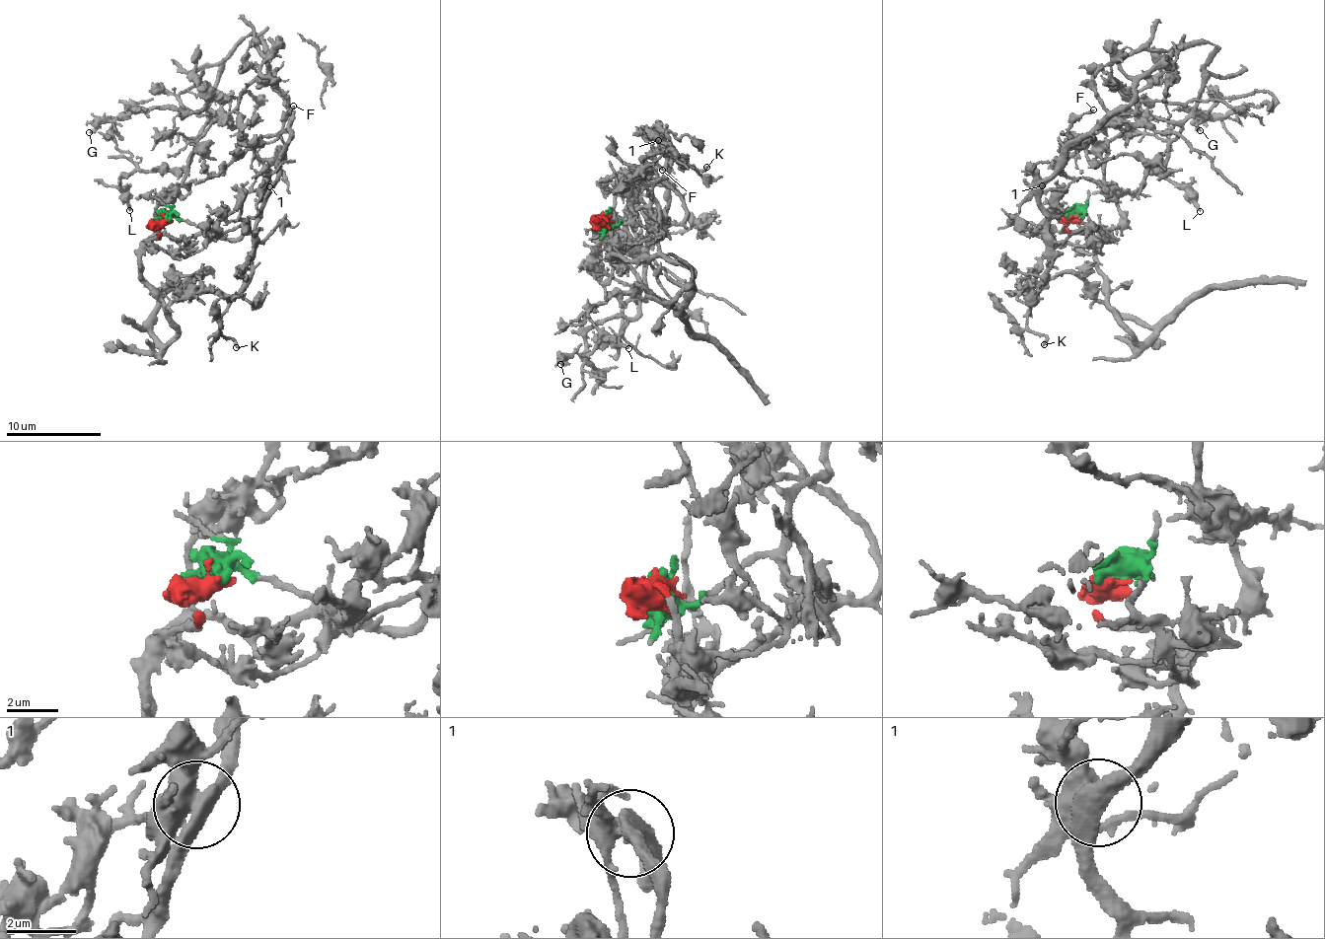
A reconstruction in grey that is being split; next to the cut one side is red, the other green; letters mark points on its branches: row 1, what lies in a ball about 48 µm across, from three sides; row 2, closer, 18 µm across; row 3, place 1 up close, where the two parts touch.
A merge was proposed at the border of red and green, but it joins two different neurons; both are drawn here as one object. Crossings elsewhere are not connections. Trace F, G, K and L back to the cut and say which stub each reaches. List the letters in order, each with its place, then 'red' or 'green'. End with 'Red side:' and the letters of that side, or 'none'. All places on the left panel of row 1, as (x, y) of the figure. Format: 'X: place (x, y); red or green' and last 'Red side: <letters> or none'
F: place (293, 106); red
G: place (89, 132); green
K: place (236, 347); green
L: place (129, 210); green
Red side: F

